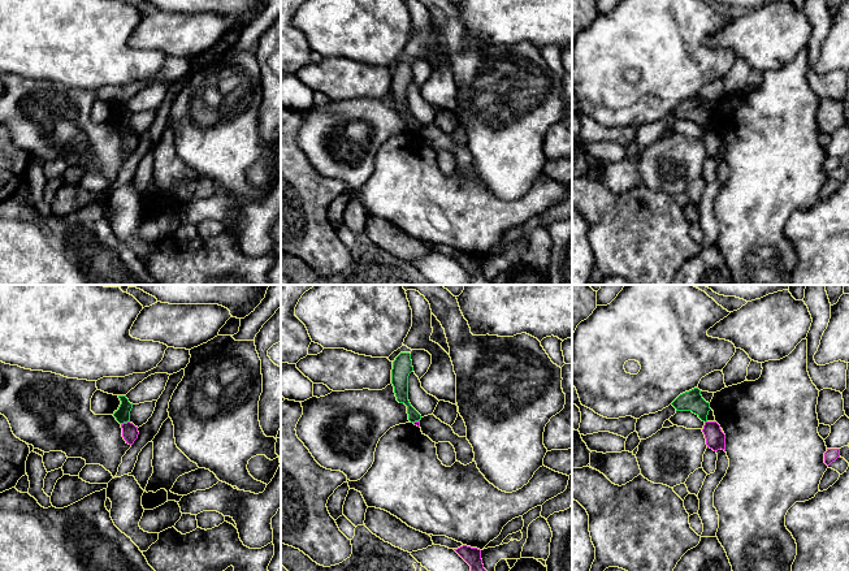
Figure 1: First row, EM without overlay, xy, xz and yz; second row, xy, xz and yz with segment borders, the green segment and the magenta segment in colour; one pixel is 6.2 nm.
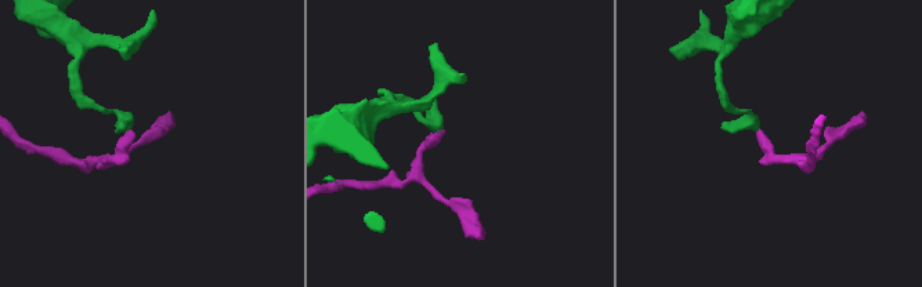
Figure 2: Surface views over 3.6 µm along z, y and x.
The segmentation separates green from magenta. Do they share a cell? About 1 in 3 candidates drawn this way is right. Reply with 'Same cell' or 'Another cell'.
Another cell

